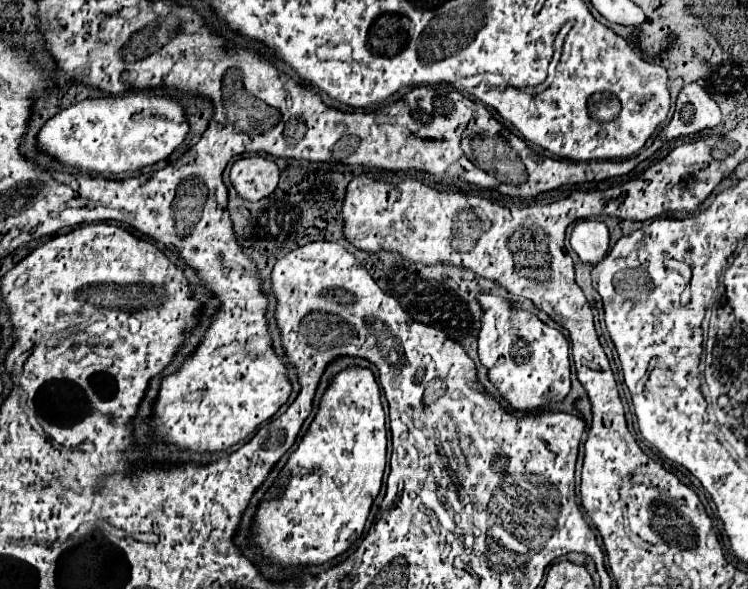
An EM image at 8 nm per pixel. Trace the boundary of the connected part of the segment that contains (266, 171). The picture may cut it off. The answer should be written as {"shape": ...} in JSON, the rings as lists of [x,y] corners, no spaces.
{"shape":[[[255,155],[235,161],[229,179],[239,197],[247,201],[259,201],[275,191],[279,181],[279,169],[273,161]]]}

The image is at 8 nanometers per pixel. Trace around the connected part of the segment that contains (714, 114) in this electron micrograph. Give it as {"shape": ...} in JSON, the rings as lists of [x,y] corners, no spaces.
{"shape":[[[689,83],[679,93],[675,117],[657,137],[657,149],[663,145],[663,141],[693,135],[703,129],[711,129],[719,123],[721,123],[719,105],[711,101],[711,97],[705,93],[703,87],[699,87],[697,83]]]}

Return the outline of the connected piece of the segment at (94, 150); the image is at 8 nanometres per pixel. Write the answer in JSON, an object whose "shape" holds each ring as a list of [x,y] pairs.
{"shape":[[[157,95],[85,99],[53,115],[37,133],[39,153],[87,175],[133,173],[169,157],[185,139],[189,125],[177,101]]]}

